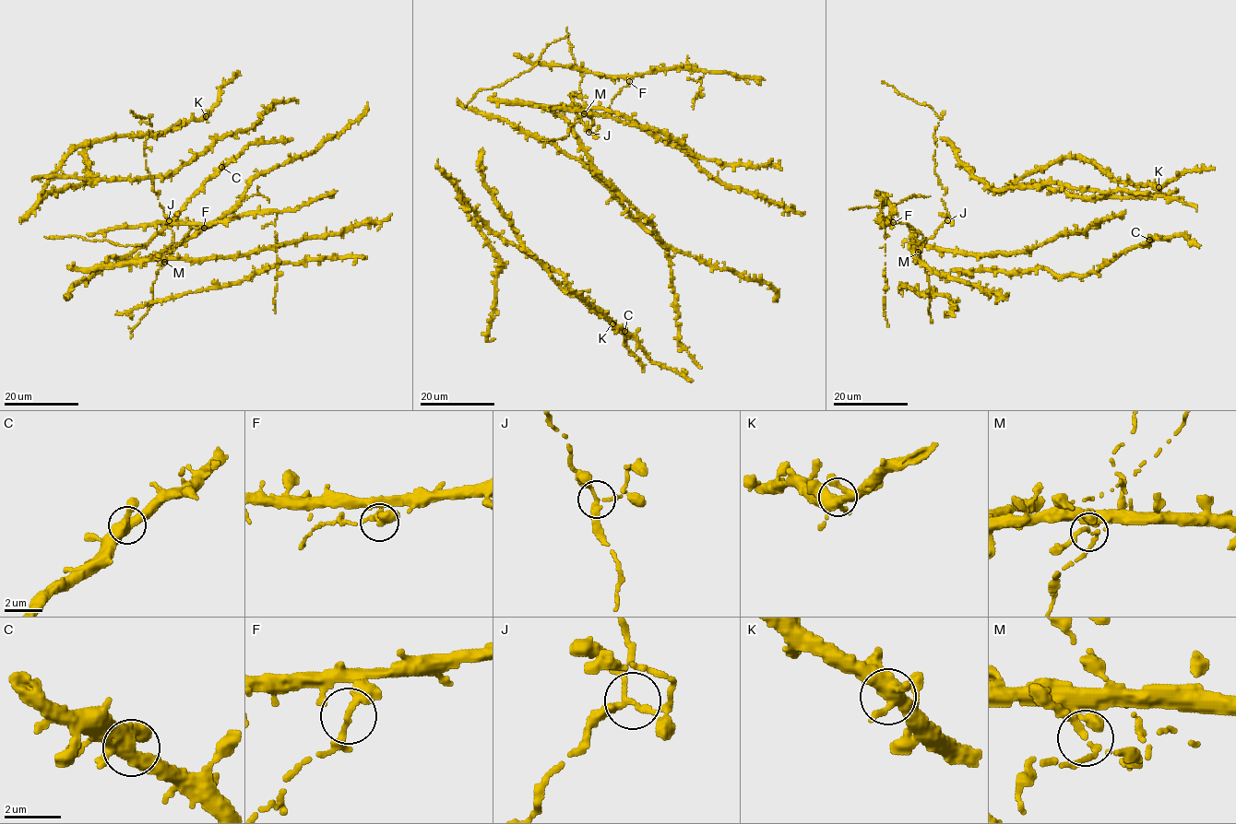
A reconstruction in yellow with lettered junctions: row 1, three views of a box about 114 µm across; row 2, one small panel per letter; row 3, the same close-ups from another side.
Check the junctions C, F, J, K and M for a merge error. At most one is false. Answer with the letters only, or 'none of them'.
none of them

